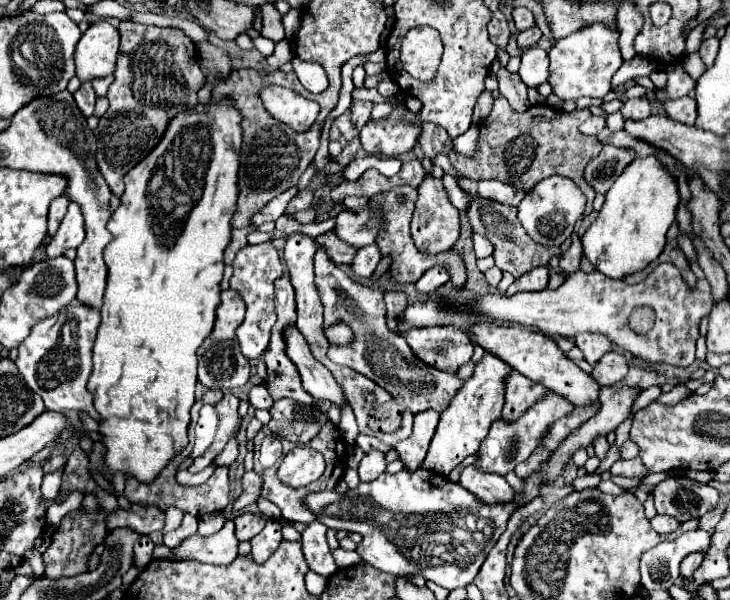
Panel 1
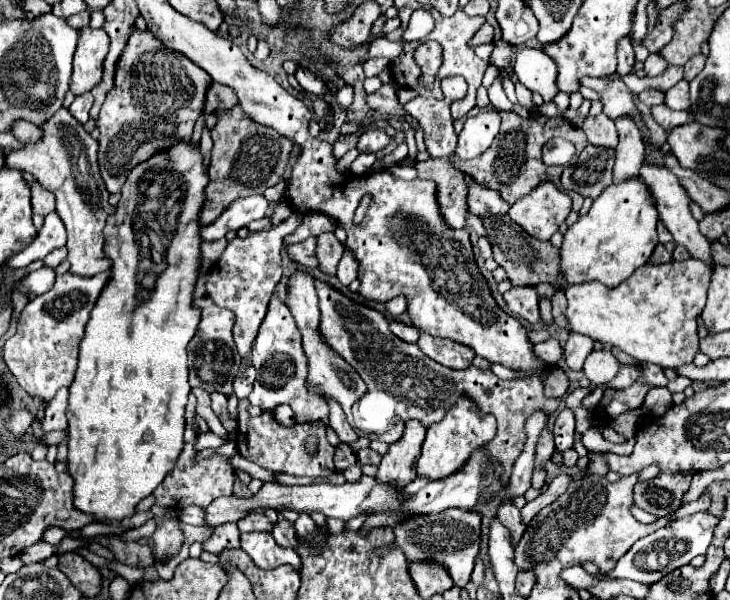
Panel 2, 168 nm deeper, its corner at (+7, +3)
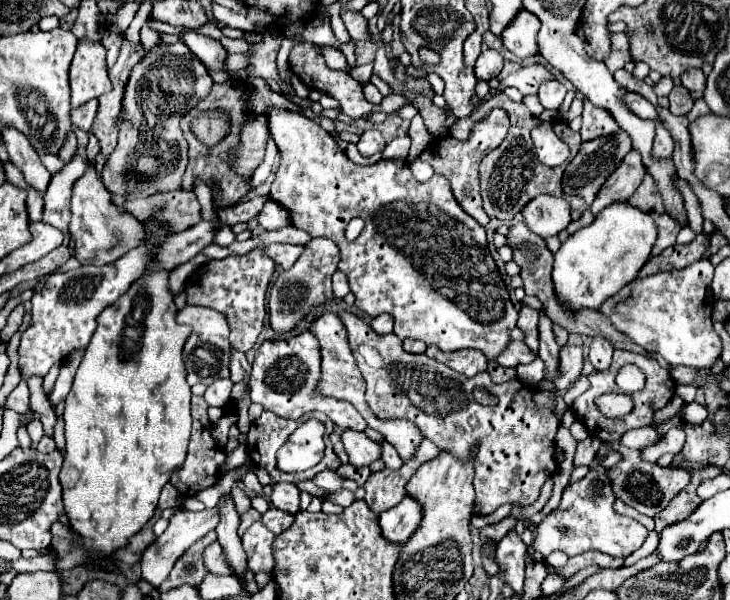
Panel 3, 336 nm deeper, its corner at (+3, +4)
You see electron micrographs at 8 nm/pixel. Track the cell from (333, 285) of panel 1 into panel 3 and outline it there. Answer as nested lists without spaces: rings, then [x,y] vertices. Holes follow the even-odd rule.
[[[343,313],[341,319],[349,331],[349,345],[357,365],[367,381],[367,403],[377,417],[413,419],[423,437],[463,463],[471,459],[471,449],[479,447],[473,459],[473,487],[477,491],[475,503],[483,515],[495,513],[505,503],[531,505],[537,501],[541,485],[557,471],[555,433],[559,423],[553,393],[527,389],[519,381],[497,385],[487,371],[465,377],[427,355],[405,353],[395,333],[377,335],[367,323],[349,313]],[[477,387],[497,395],[499,405],[487,407],[477,403],[473,397]]]

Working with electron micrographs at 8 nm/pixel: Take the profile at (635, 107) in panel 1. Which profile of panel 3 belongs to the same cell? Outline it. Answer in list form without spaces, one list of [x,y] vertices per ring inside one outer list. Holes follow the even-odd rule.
[[[633,149],[597,193],[597,199],[591,205],[591,213],[597,217],[599,211],[603,211],[607,205],[629,199],[629,195],[633,195],[633,191],[639,187],[645,171],[647,169],[641,163],[641,155]]]

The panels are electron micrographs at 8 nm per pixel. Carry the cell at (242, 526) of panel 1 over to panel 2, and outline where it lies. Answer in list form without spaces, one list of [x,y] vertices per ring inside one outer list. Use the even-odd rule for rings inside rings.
[[[249,512],[245,518],[241,518],[237,522],[237,526],[239,526],[239,532],[257,532],[257,530],[271,532],[271,528],[273,528],[269,518],[265,514],[259,514],[259,512]]]

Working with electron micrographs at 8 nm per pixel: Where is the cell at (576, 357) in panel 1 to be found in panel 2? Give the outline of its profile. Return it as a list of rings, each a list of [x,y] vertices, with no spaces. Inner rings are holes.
[[[549,338],[547,342],[535,344],[535,352],[537,352],[537,356],[541,356],[541,360],[545,360],[545,362],[553,362],[553,364],[559,362],[561,356],[563,356],[561,346],[559,346],[559,342],[557,342],[555,338]]]

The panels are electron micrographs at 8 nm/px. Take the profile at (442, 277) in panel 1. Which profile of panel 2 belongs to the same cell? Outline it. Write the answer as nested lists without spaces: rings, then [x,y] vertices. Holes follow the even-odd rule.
[[[397,296],[391,302],[387,302],[387,314],[391,318],[397,318],[399,314],[403,314],[407,310],[407,296]]]

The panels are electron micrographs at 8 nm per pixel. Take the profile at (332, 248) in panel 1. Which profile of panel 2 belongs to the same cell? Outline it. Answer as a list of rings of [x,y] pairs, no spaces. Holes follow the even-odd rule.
[[[307,238],[305,242],[297,242],[297,244],[291,244],[287,248],[289,252],[289,258],[305,268],[317,268],[319,266],[319,260],[315,256],[315,248],[317,248],[317,238]]]

